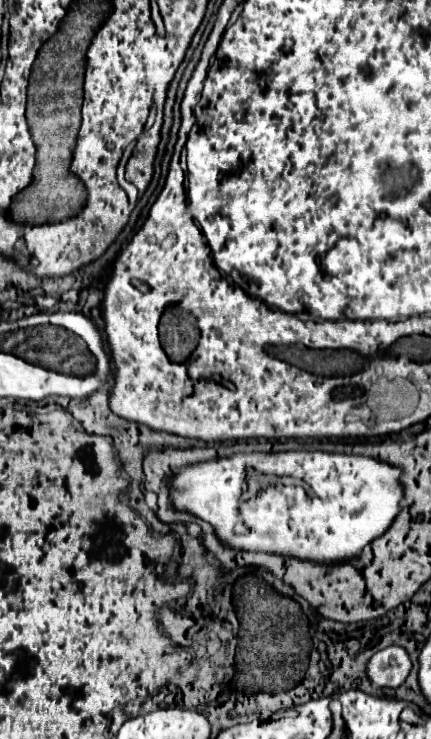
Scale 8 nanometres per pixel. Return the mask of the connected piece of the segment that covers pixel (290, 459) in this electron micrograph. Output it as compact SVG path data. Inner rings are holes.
M320 451L236 452L174 470L168 478L168 490L174 510L208 522L220 542L234 550L290 556L316 564L346 564L360 556L362 548L392 526L392 520L400 512L400 500L404 500L400 468L370 456ZM302 482L308 484L314 494L308 494Z

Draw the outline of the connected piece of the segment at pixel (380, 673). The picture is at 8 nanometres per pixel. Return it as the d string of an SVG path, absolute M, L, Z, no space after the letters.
M388 646L370 658L366 676L378 688L396 690L404 684L406 676L410 674L410 668L410 656L402 646Z

